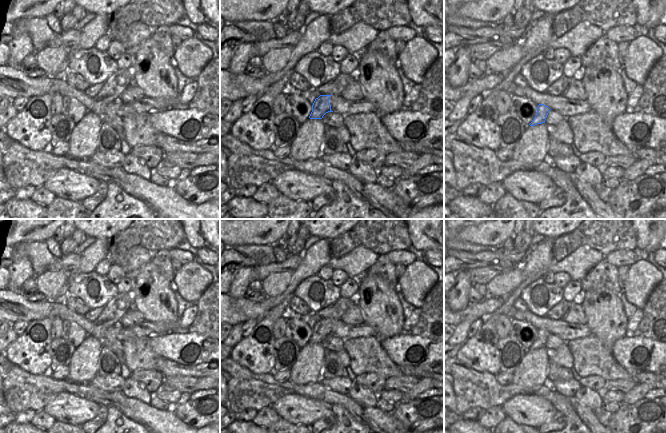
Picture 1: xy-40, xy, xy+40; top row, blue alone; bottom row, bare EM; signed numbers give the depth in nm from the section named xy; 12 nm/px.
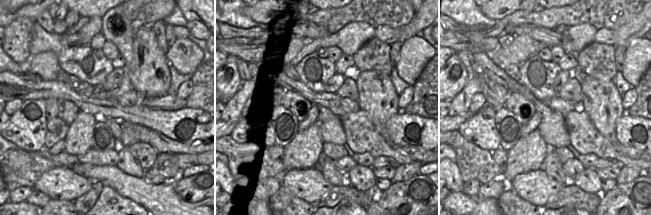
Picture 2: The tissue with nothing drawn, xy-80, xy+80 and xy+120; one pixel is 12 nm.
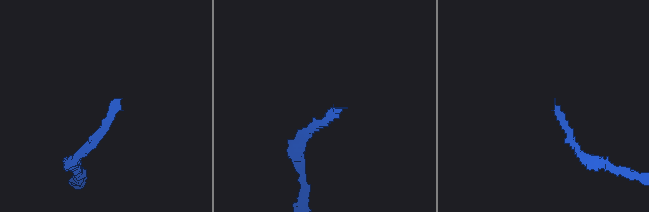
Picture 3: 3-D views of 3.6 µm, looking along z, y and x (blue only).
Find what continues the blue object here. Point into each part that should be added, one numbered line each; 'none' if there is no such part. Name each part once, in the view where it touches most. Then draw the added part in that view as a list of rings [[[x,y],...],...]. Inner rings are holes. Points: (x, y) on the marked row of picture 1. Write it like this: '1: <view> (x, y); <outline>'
1: xy (341, 81); [[[340,73],[332,81],[333,82],[332,92],[326,95],[340,95],[344,91],[344,89],[348,86],[348,84],[354,81],[355,79],[356,79],[356,74],[347,75]]]

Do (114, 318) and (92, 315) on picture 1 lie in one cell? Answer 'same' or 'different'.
different

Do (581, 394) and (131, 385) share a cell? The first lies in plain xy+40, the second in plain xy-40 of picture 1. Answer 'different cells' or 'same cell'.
same cell

